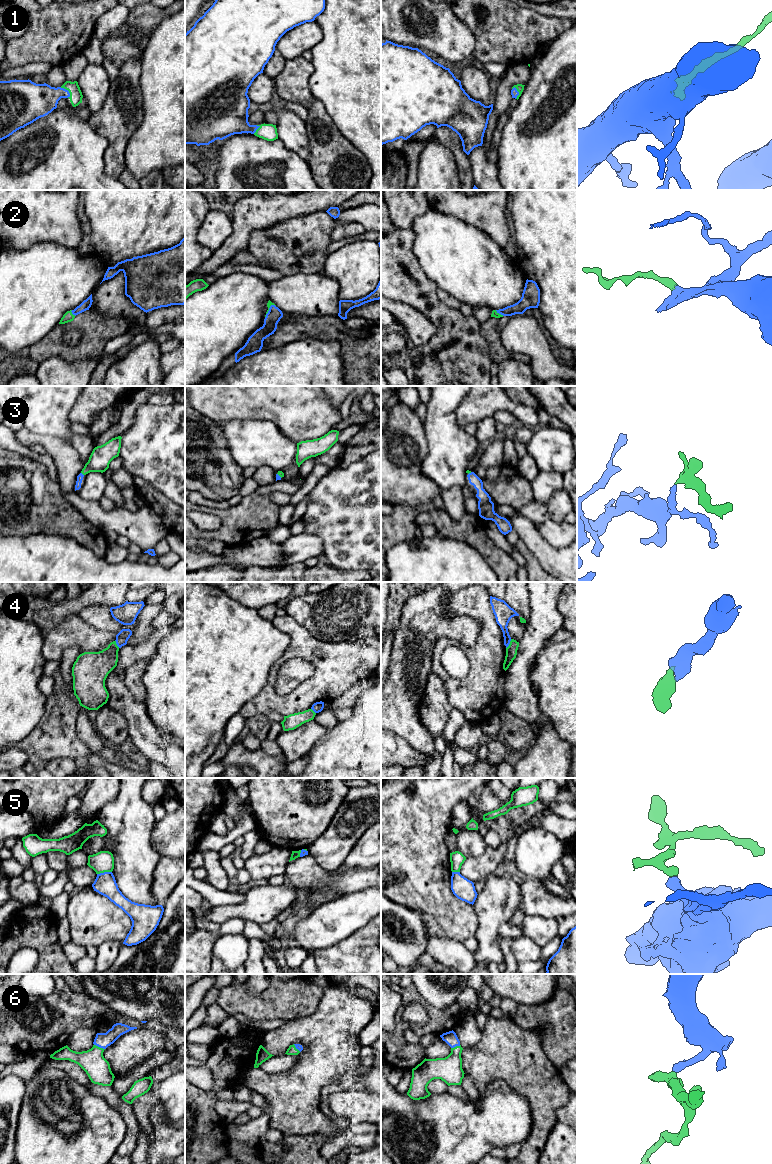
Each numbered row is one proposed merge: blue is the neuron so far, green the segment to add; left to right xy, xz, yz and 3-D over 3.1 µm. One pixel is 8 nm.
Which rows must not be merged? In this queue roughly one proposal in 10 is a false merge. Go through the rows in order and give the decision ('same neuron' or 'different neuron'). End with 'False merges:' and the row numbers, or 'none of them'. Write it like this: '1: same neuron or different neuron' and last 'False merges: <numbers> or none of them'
1: same neuron
2: same neuron
3: same neuron
4: same neuron
5: different neuron
6: same neuron
False merges: 5

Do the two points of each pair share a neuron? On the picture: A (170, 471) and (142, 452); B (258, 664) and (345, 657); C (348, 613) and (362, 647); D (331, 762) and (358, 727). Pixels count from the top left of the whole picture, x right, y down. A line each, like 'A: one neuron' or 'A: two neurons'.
A: one neuron
B: two neurons
C: two neurons
D: one neuron

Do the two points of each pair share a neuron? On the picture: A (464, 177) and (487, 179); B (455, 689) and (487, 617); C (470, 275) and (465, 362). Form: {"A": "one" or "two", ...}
{"A": "two", "B": "one", "C": "two"}

